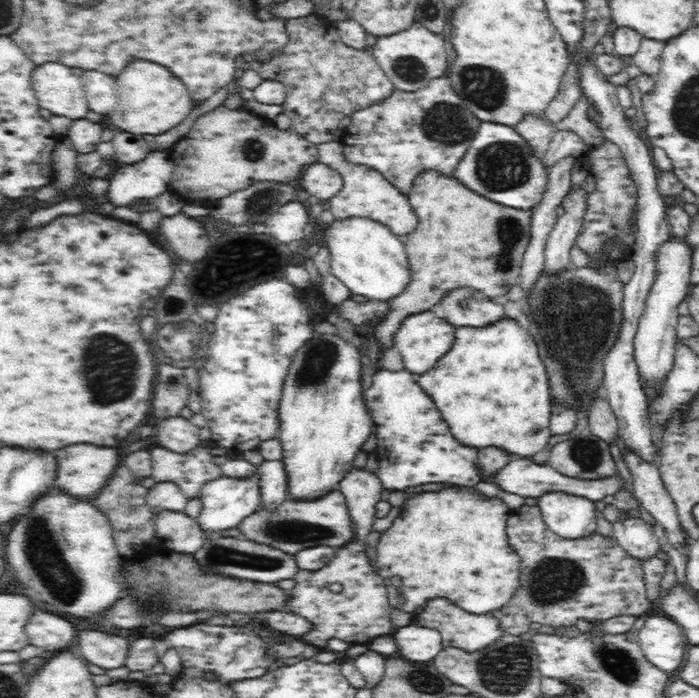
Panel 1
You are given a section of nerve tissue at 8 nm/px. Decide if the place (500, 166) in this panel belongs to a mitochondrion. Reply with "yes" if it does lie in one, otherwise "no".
yes

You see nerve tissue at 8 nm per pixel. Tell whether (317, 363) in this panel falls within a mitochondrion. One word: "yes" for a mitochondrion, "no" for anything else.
yes

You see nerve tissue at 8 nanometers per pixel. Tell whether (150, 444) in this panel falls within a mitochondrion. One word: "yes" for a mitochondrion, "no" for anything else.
no

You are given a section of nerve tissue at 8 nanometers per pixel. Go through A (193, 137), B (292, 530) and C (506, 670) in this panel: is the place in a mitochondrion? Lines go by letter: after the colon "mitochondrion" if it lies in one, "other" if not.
A: other
B: mitochondrion
C: mitochondrion

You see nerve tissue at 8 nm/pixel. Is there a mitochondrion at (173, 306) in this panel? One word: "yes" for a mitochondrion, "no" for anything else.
no

